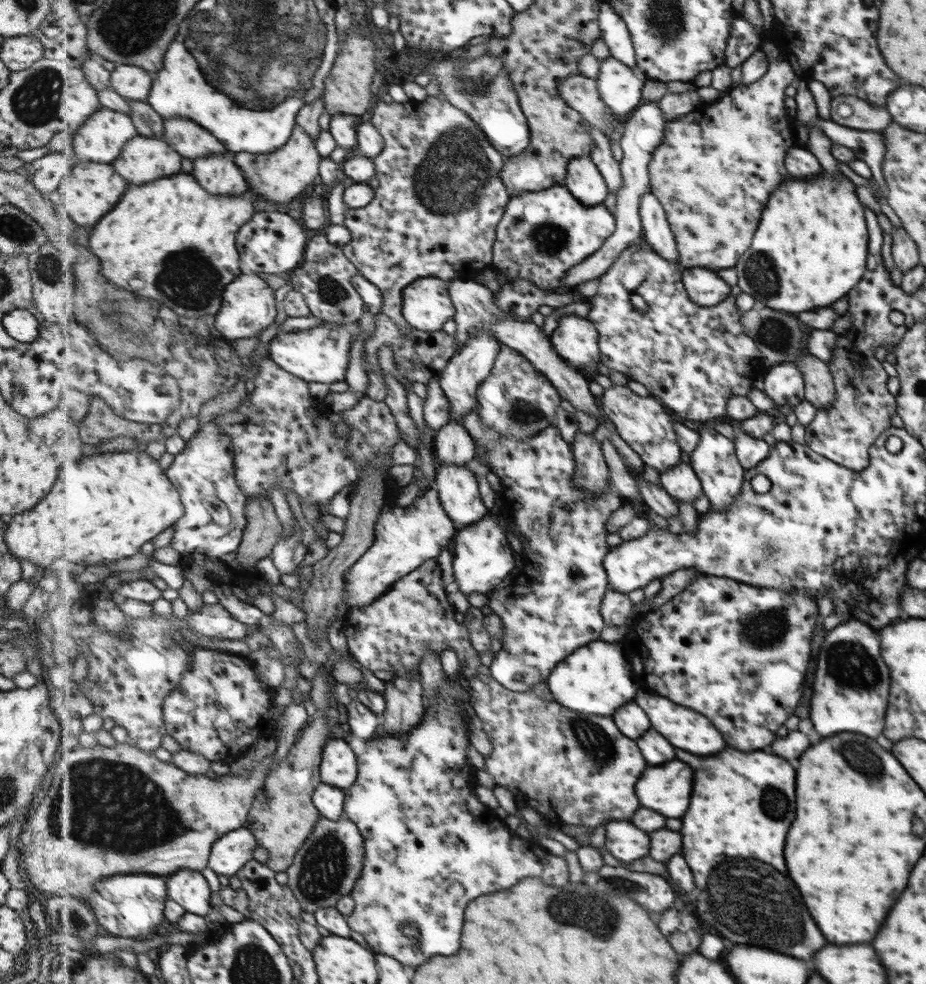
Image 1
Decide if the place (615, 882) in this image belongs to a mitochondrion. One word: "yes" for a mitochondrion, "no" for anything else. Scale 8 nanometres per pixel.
yes

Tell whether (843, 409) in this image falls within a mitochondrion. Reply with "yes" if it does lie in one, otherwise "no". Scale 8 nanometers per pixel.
no

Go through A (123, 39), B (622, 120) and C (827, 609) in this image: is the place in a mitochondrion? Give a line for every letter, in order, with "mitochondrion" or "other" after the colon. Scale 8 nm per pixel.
A: mitochondrion
B: other
C: other

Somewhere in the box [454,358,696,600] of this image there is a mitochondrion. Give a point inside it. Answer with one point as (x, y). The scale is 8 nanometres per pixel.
(524, 415)

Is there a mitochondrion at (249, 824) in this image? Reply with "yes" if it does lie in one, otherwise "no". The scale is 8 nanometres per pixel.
no

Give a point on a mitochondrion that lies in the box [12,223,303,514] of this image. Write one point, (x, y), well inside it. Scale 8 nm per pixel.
(192, 284)

